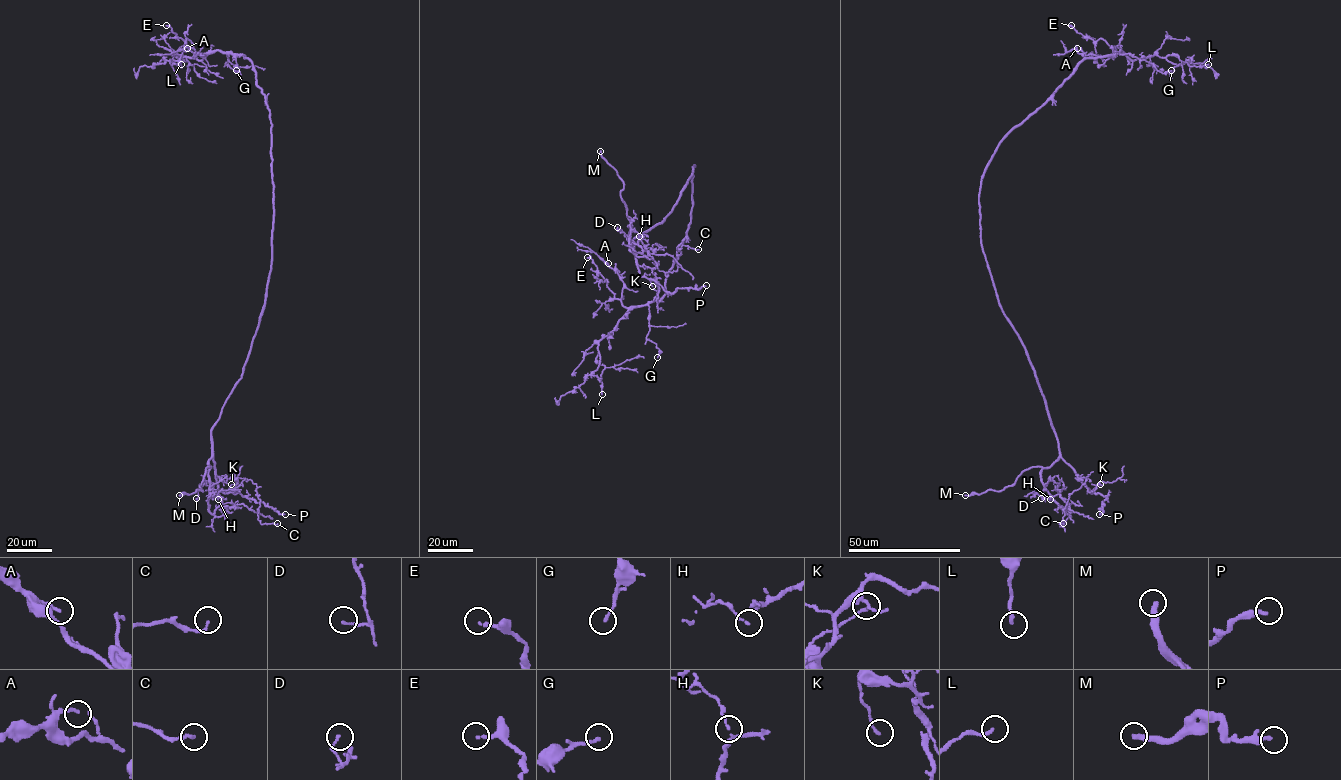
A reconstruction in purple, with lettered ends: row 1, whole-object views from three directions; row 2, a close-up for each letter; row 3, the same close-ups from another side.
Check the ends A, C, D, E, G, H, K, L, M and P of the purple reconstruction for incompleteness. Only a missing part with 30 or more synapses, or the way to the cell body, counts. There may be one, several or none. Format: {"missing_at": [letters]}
{"missing_at": ["M"]}

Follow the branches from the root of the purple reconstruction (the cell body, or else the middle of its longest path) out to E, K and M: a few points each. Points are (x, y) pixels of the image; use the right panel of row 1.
E: (980, 228), (981, 178), (1000, 142), (1085, 59), (1121, 53), (1114, 53), (1103, 39), (1085, 37), (1071, 25)
K: (980, 228), (981, 246), (998, 304), (1025, 350), (1043, 395), (1059, 455), (1092, 493), (1100, 484)
M: (980, 228), (998, 304), (1043, 395), (1059, 457), (1049, 467), (1025, 469), (1000, 490), (965, 495)

